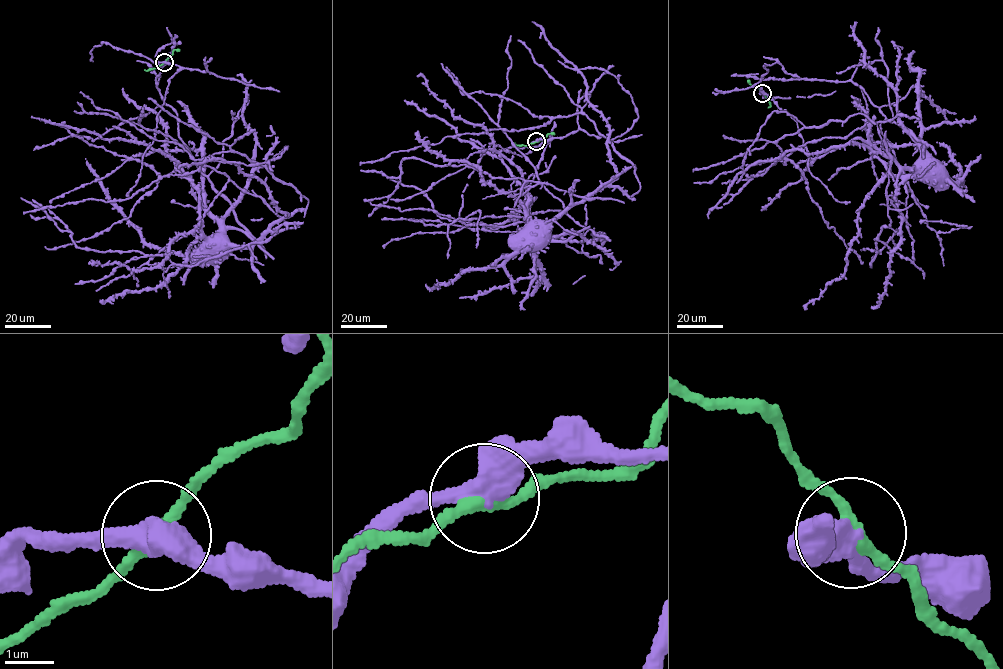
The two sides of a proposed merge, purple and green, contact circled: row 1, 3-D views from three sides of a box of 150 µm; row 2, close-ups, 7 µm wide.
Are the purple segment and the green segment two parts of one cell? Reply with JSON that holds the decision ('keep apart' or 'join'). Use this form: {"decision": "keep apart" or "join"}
{"decision": "keep apart"}

